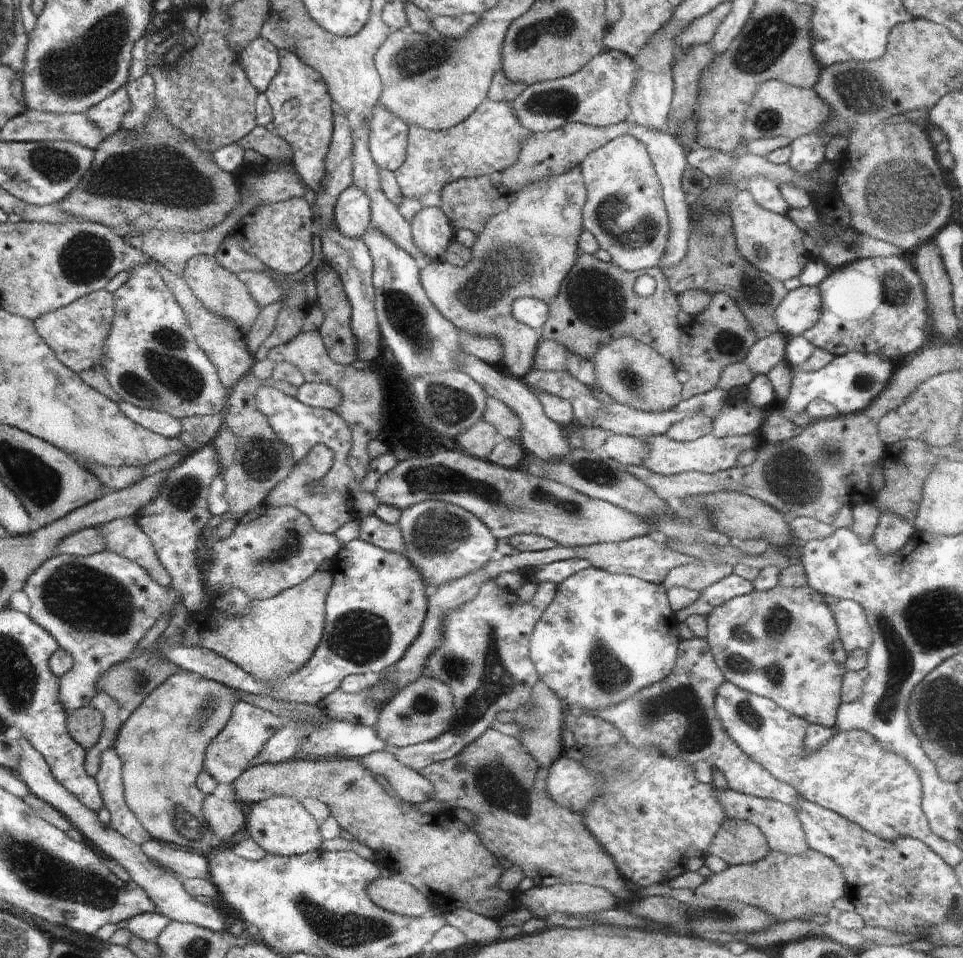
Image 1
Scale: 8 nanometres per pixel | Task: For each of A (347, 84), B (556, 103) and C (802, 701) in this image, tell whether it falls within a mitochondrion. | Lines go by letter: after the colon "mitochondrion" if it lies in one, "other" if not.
A: other
B: mitochondrion
C: other

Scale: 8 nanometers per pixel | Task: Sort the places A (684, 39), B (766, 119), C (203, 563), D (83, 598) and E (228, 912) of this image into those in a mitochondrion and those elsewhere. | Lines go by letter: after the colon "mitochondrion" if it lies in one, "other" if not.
A: other
B: mitochondrion
C: other
D: mitochondrion
E: other

